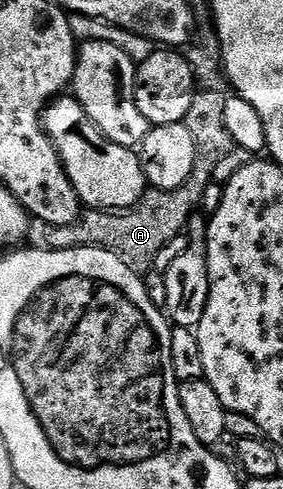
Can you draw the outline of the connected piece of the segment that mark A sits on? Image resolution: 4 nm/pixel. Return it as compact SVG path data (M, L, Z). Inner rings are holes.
M214 30L202 31L198 32L197 38L185 51L195 78L193 109L189 109L185 120L193 133L193 142L197 145L197 161L193 165L189 181L185 181L185 185L181 185L176 191L148 190L143 200L127 211L88 210L78 221L67 227L51 228L47 223L32 222L29 227L30 242L35 242L32 244L42 244L39 242L44 239L47 242L44 244L53 251L100 247L121 257L121 261L125 261L125 265L129 265L129 269L133 269L138 275L146 276L154 268L158 255L168 250L170 243L182 231L184 234L193 216L202 208L205 191L215 182L213 169L217 169L217 161L221 161L221 157L236 148L233 137L229 137L229 129L225 129L225 105L229 98L229 84L227 71L223 67L219 37Z

